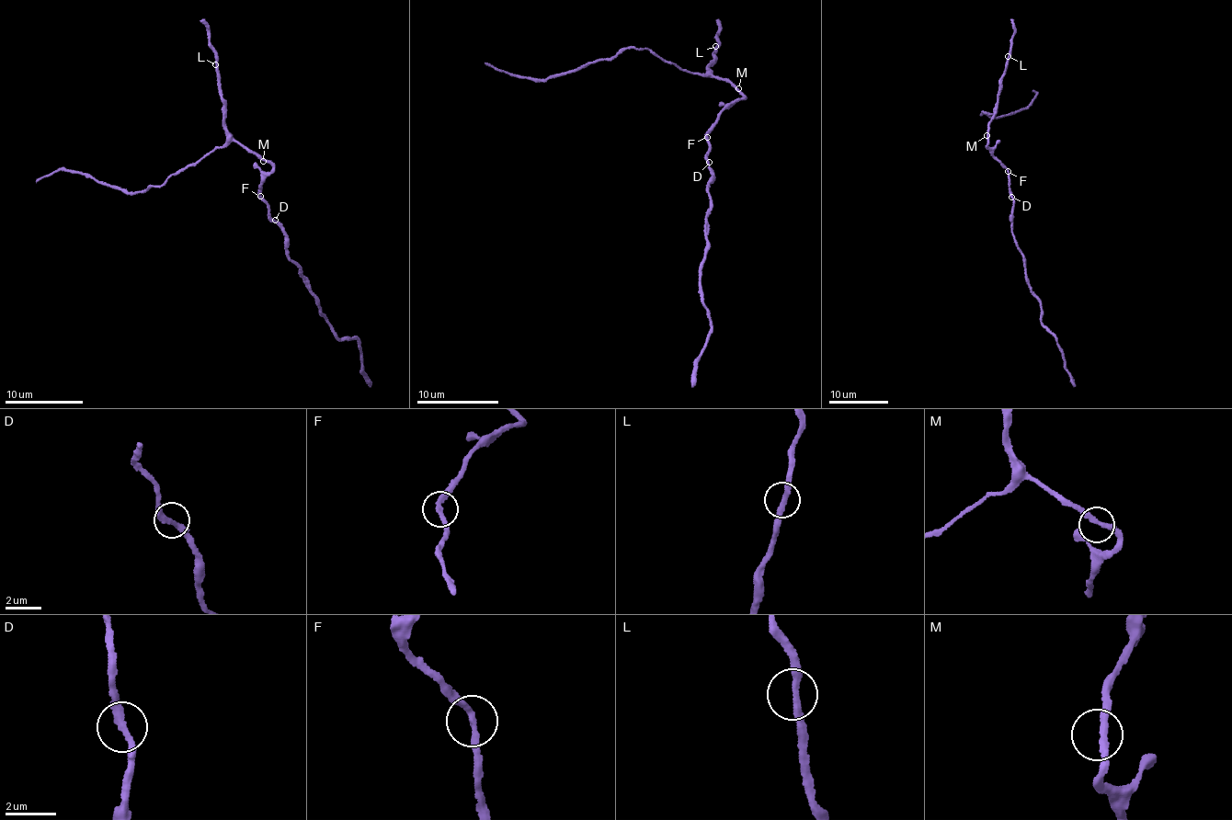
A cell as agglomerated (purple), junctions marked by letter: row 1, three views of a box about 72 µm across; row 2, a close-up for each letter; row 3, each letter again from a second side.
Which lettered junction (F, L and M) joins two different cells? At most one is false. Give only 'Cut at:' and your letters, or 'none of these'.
Cut at: none of these

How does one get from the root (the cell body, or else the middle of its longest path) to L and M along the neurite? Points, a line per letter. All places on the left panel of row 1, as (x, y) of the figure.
L: (259, 187), (262, 177), (272, 170), (272, 167), (232, 138), (225, 124), (220, 76), (215, 64)
M: (259, 187), (262, 177), (272, 170), (263, 161)

